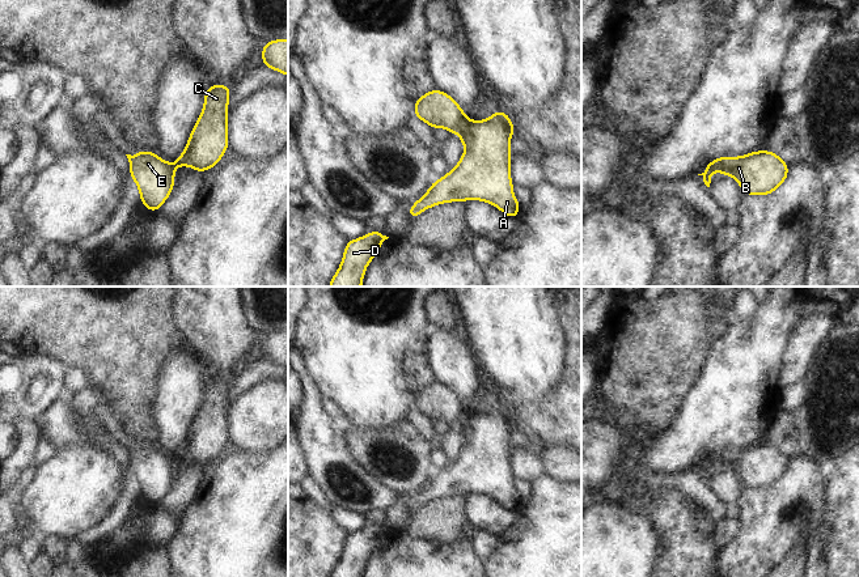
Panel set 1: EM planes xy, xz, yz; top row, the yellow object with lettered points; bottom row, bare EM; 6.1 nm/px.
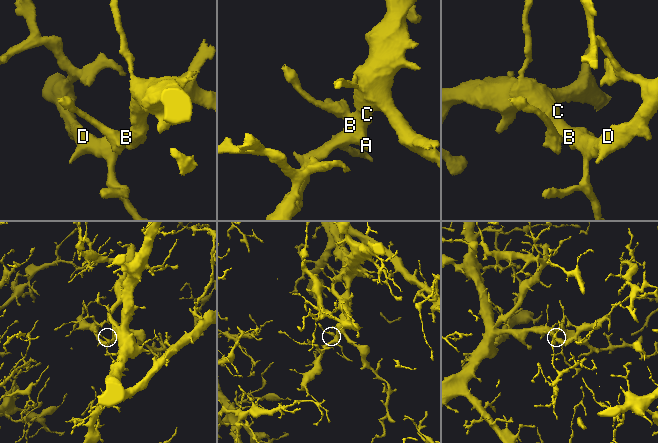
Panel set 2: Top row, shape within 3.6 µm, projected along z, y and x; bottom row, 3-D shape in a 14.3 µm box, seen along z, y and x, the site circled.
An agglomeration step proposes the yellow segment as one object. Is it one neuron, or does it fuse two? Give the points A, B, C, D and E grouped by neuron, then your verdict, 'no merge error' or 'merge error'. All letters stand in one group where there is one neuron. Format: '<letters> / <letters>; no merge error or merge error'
A B C D / E; merge error

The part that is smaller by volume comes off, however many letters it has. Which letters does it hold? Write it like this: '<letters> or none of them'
E

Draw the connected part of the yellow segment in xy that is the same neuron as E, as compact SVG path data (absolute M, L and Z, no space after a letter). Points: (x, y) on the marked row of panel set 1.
M143 150L126 156L130 162L130 175L139 188L141 205L158 212L175 184L175 167L155 152Z

